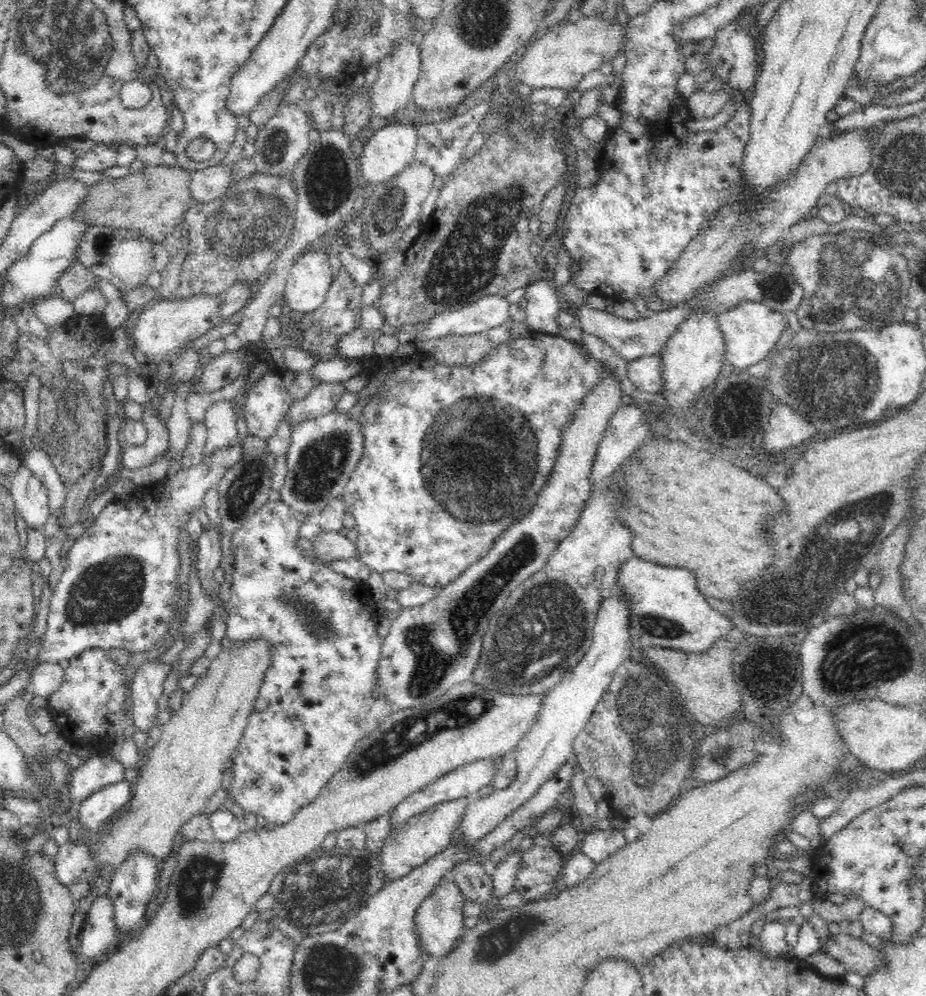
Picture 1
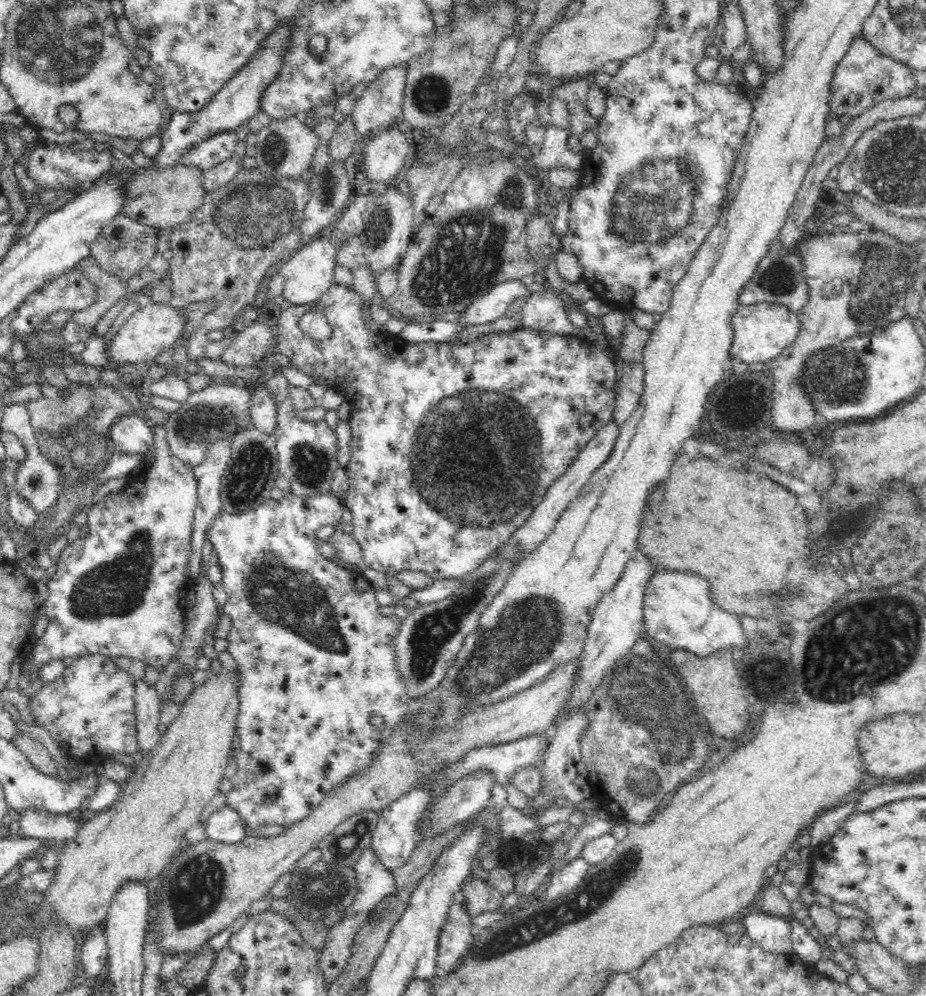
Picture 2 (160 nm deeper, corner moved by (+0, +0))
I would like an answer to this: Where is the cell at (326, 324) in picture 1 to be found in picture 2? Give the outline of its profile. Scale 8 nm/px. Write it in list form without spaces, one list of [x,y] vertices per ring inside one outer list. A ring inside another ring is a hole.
[[[333,283],[333,285],[326,291],[326,294],[323,294],[316,302],[312,304],[301,304],[301,305],[292,305],[284,311],[278,314],[278,325],[277,328],[277,337],[278,337],[278,351],[282,355],[286,355],[292,363],[292,367],[296,370],[312,377],[316,381],[316,385],[326,386],[327,390],[338,390],[342,393],[346,403],[352,405],[351,408],[351,418],[350,425],[352,434],[351,440],[349,442],[351,452],[349,461],[346,463],[345,472],[348,476],[348,484],[346,494],[344,494],[343,504],[351,510],[353,515],[353,535],[356,537],[356,541],[360,543],[362,552],[363,552],[363,567],[370,567],[374,570],[378,570],[384,573],[396,574],[396,572],[402,572],[404,570],[408,571],[422,571],[428,573],[430,577],[434,580],[436,579],[457,579],[462,577],[467,577],[469,573],[474,572],[477,568],[484,562],[488,557],[494,554],[495,550],[503,546],[505,542],[510,538],[510,535],[518,529],[520,525],[526,522],[527,518],[530,518],[530,515],[534,512],[534,509],[542,499],[545,497],[546,491],[549,489],[549,486],[553,484],[554,481],[560,479],[569,469],[570,465],[574,462],[574,459],[578,456],[578,453],[592,440],[592,437],[604,426],[606,422],[611,420],[611,412],[616,403],[616,392],[614,386],[616,386],[616,369],[613,364],[613,360],[609,358],[607,351],[602,348],[602,345],[592,343],[586,338],[581,338],[580,336],[568,336],[553,334],[541,329],[526,329],[523,327],[518,328],[518,330],[512,330],[512,332],[494,332],[494,334],[488,334],[486,336],[480,336],[464,346],[452,346],[450,343],[436,343],[436,342],[408,342],[408,344],[402,340],[399,335],[392,336],[388,332],[385,335],[380,334],[379,332],[372,332],[366,328],[366,322],[364,321],[364,314],[362,313],[363,300],[360,297],[360,294],[353,291],[351,287],[342,286],[341,284]],[[308,311],[320,311],[324,316],[326,316],[328,325],[332,330],[330,338],[326,341],[313,341],[310,336],[304,335],[304,332],[300,329],[299,320],[303,314],[306,314]],[[584,414],[592,414],[593,421],[591,425],[587,428],[581,427],[578,424],[580,416]]]

